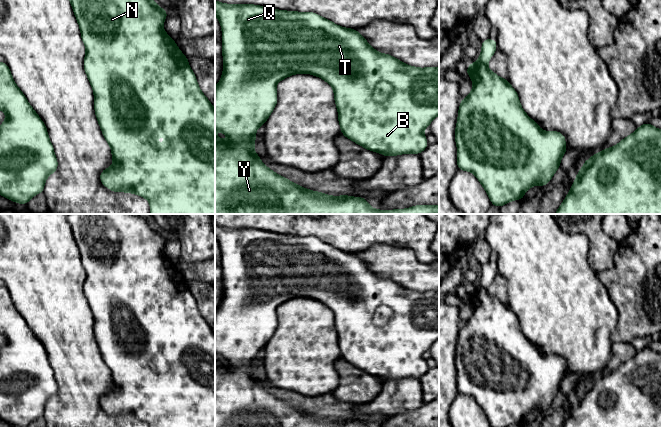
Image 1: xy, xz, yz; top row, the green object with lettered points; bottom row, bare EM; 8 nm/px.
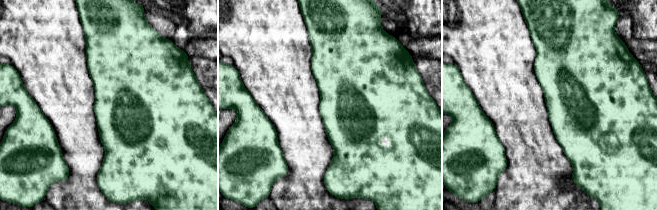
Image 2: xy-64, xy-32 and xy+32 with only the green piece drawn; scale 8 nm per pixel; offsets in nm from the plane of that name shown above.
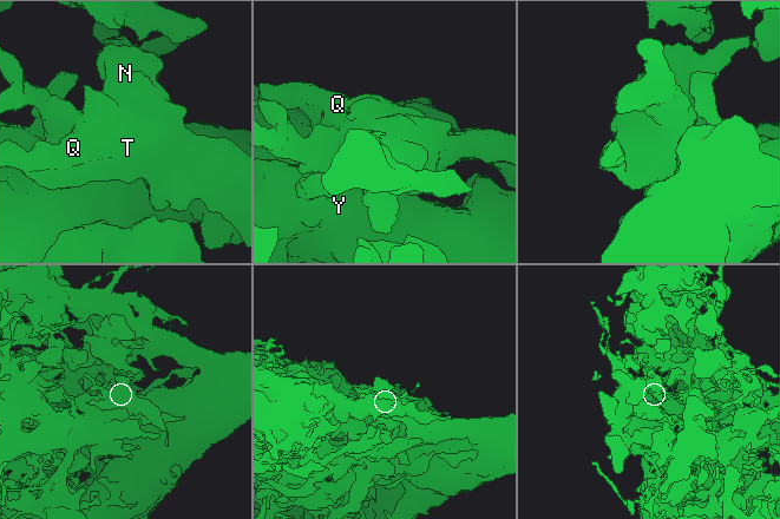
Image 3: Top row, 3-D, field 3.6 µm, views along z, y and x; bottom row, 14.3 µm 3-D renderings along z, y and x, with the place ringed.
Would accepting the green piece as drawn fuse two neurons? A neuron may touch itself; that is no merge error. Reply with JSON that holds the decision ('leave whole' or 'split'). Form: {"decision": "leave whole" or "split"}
{"decision": "leave whole"}

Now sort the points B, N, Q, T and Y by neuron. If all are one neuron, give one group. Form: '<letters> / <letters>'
B N Q T Y

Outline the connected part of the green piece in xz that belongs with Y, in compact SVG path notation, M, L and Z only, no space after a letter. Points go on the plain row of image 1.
M215 224L215 240L219 243L222 253L223 278L223 297L219 307L215 310L215 356L220 355L228 360L228 363L223 365L215 359L215 427L368 427L362 421L351 421L349 419L330 420L294 408L264 389L260 384L260 380L256 378L254 365L258 361L255 357L260 350L265 348L277 328L276 309L279 305L294 298L312 298L322 302L333 312L341 357L365 373L387 381L400 378L420 378L427 372L428 366L423 354L429 351L432 344L439 339L439 291L418 292L409 290L392 279L379 277L368 268L367 264L356 253L341 251L313 236L285 235L253 228L233 229Z

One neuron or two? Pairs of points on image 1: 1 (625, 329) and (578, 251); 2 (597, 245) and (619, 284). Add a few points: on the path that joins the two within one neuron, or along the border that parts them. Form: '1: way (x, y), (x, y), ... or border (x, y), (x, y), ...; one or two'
1: border (609, 295), (617, 312), (612, 340); two
2: border (618, 245), (613, 265), (596, 273); two

